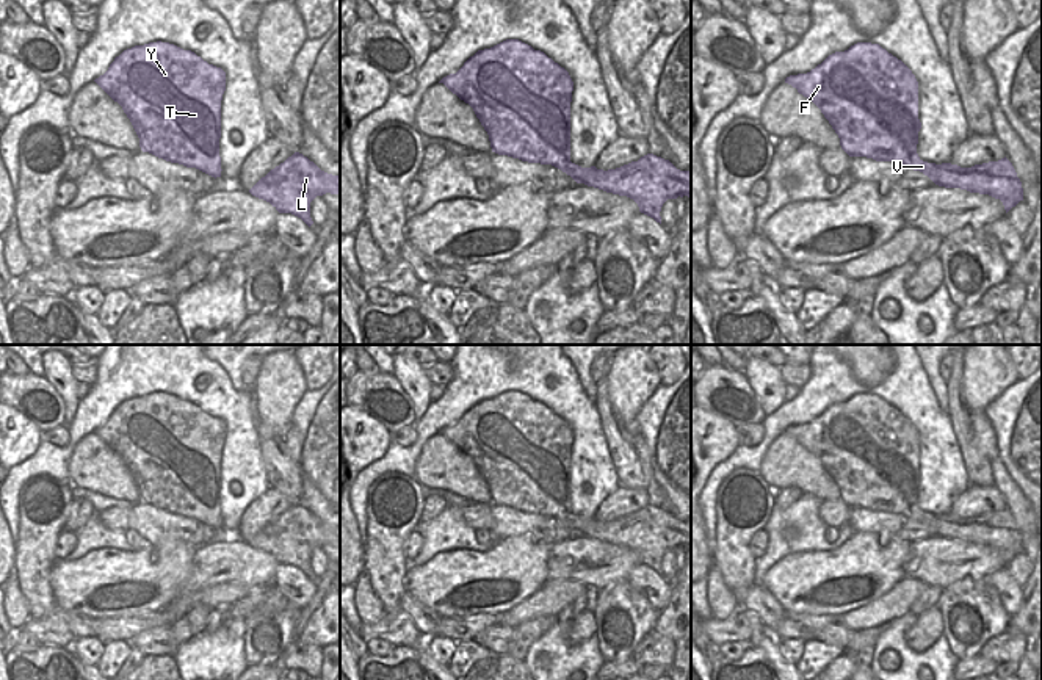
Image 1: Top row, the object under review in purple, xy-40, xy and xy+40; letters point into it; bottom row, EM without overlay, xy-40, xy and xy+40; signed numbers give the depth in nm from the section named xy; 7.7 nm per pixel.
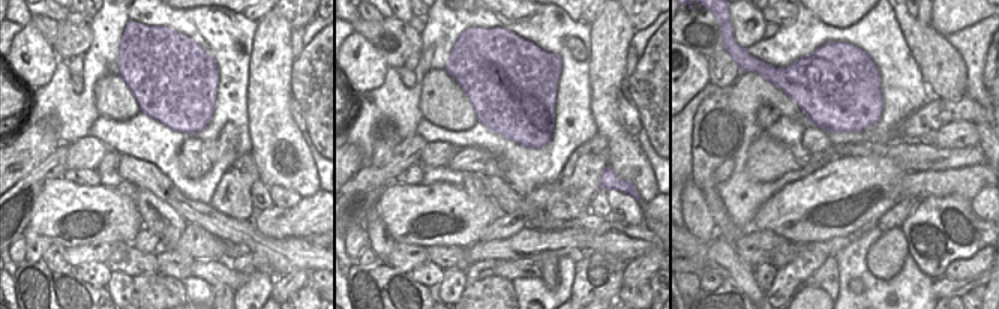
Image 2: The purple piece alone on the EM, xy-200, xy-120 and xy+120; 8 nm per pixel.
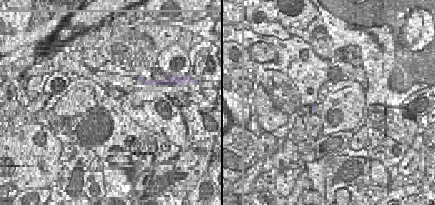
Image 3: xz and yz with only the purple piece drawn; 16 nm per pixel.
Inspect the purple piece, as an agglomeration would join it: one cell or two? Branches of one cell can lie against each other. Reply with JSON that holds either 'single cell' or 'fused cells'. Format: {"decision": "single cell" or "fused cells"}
{"decision": "single cell"}

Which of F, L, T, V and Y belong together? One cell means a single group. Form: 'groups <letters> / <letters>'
groups F L T V Y

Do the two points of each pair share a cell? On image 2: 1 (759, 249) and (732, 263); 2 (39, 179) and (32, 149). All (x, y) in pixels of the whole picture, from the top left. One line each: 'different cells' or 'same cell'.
1: different cells
2: different cells

